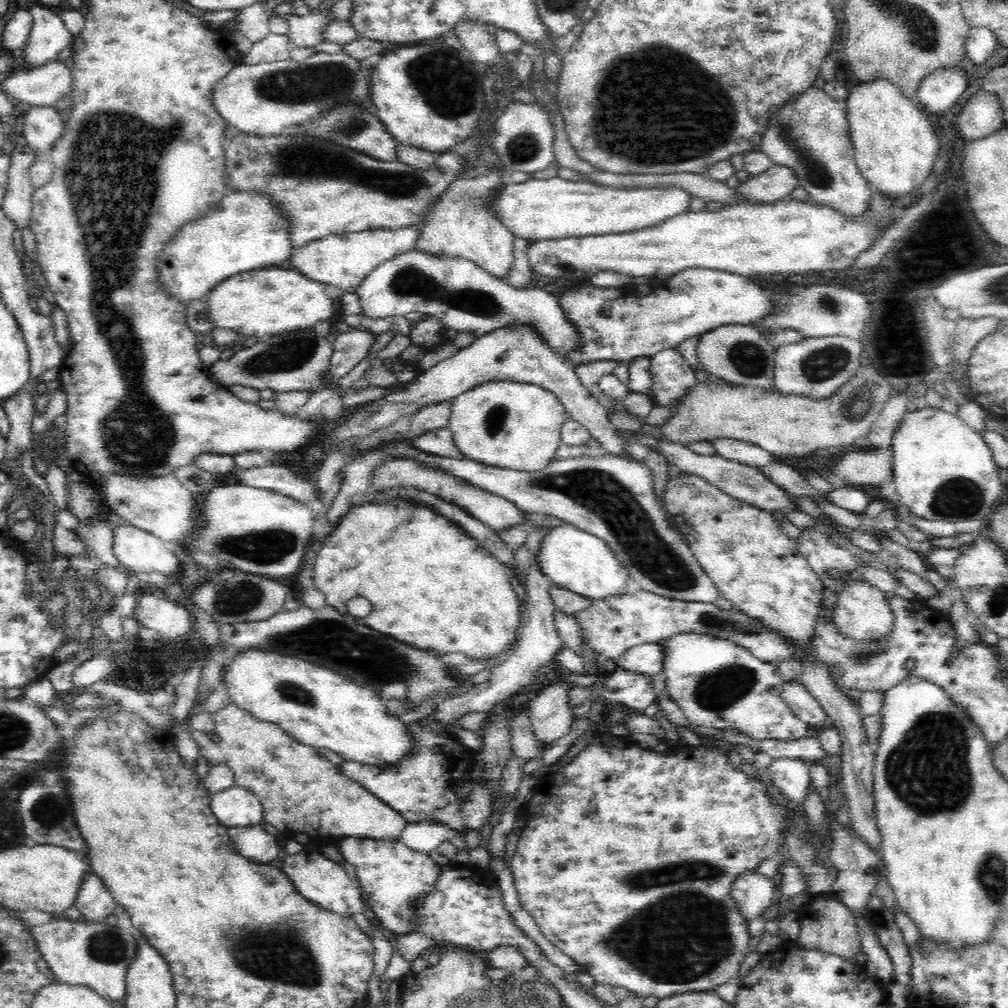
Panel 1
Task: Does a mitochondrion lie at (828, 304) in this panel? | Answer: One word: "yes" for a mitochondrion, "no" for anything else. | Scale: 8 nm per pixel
yes

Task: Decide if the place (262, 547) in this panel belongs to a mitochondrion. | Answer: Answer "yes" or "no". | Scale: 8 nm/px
yes

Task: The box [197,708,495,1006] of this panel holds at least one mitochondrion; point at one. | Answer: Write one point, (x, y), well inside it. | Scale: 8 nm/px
(250, 949)

